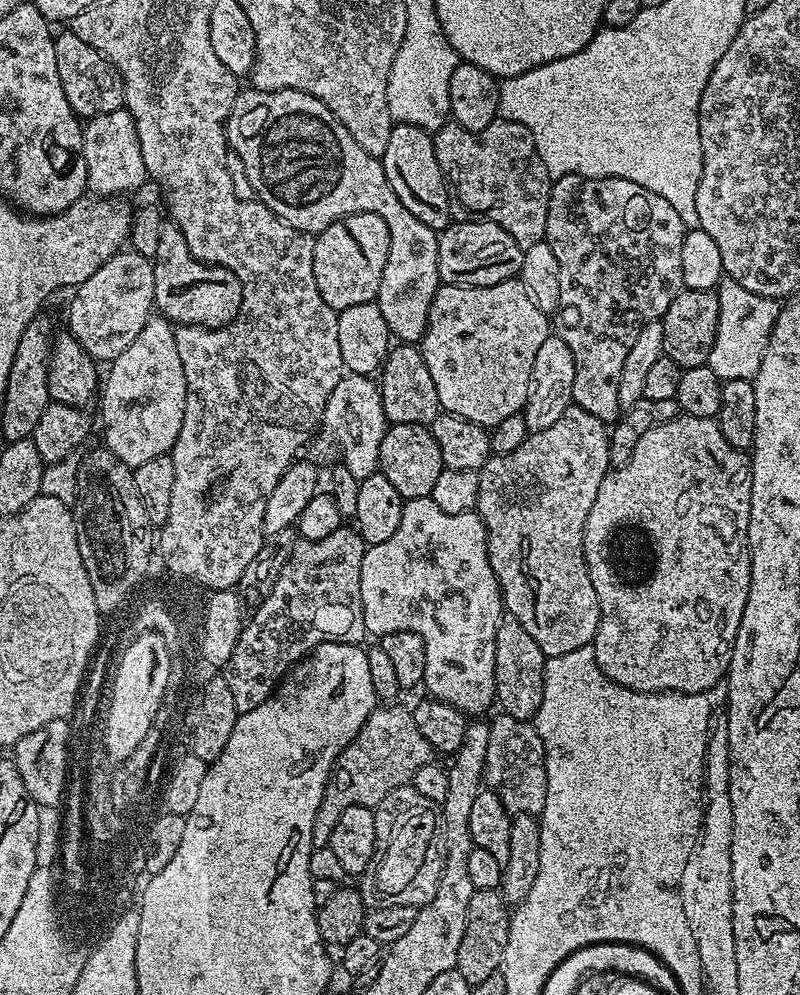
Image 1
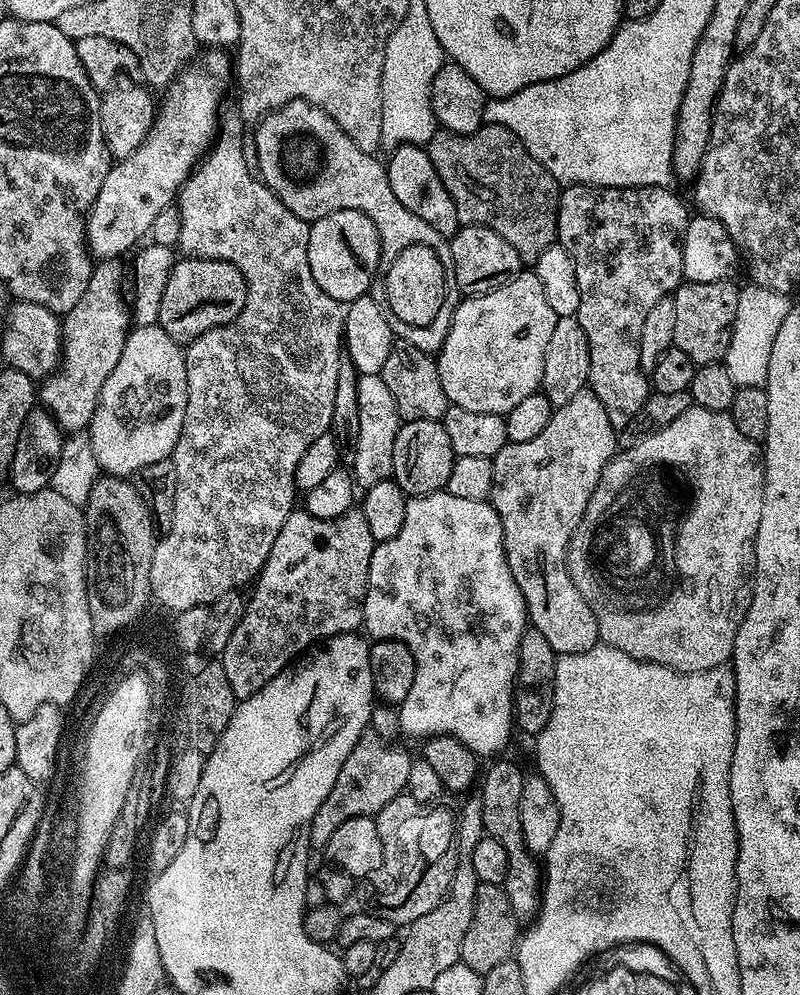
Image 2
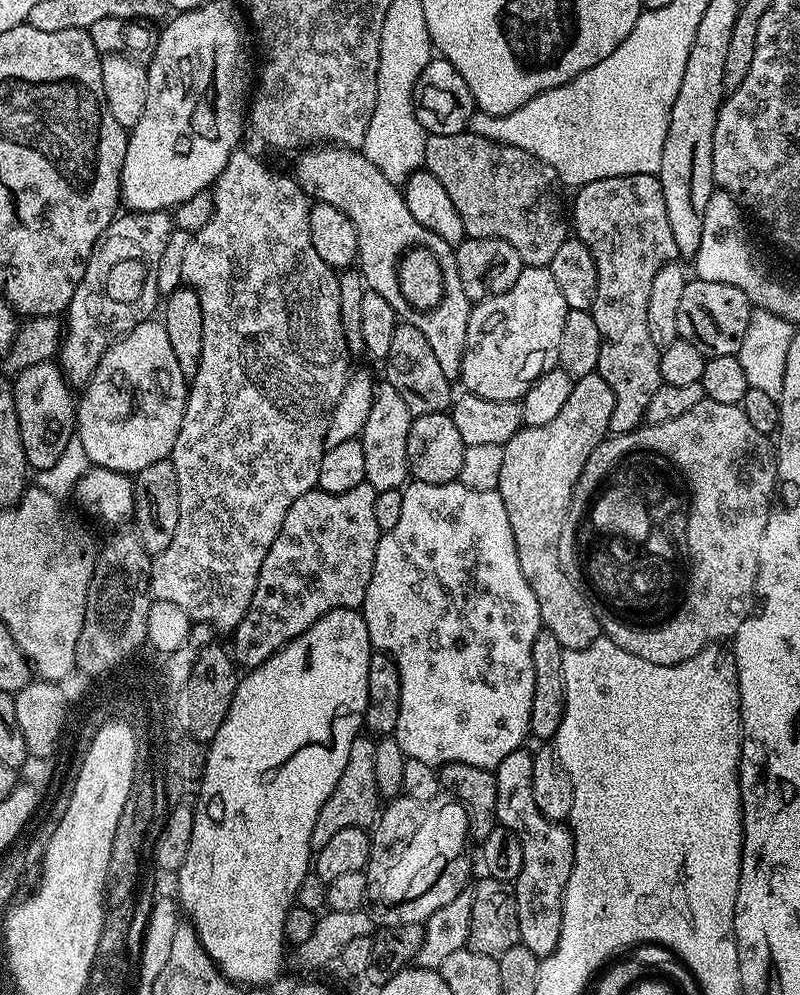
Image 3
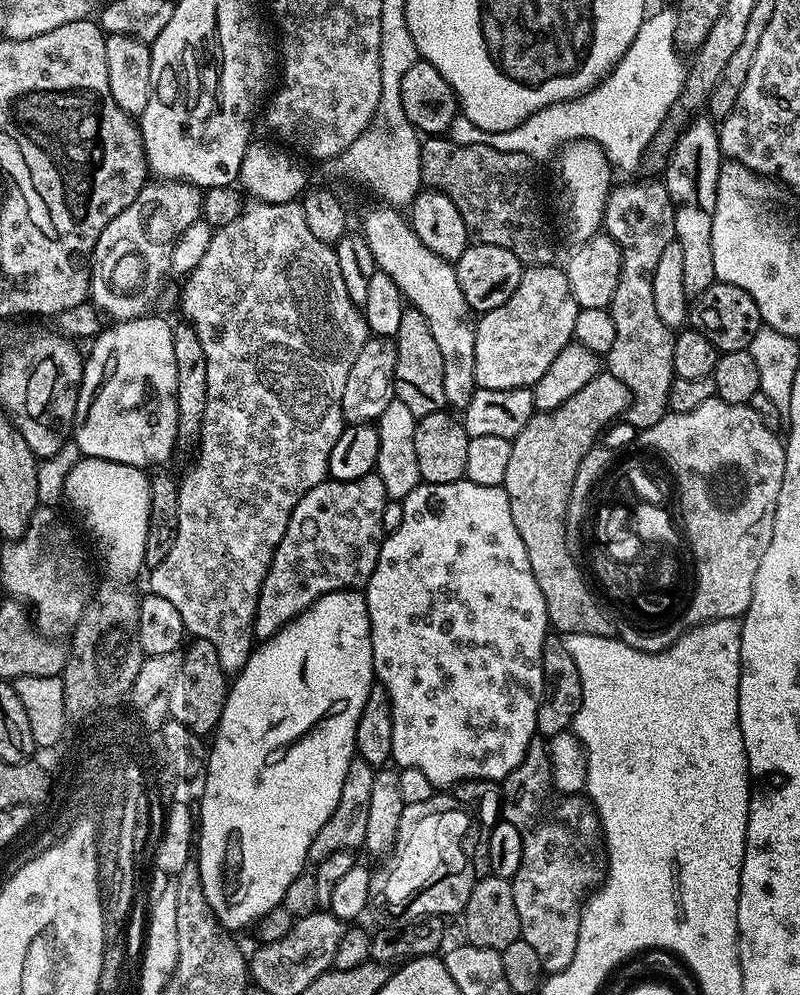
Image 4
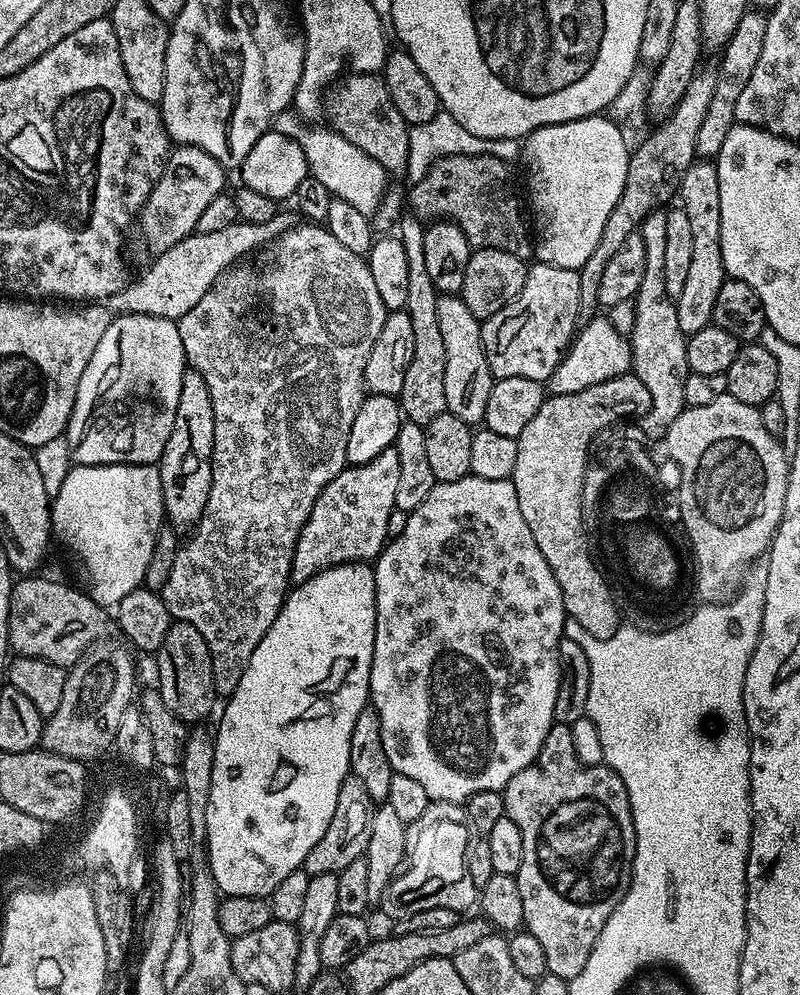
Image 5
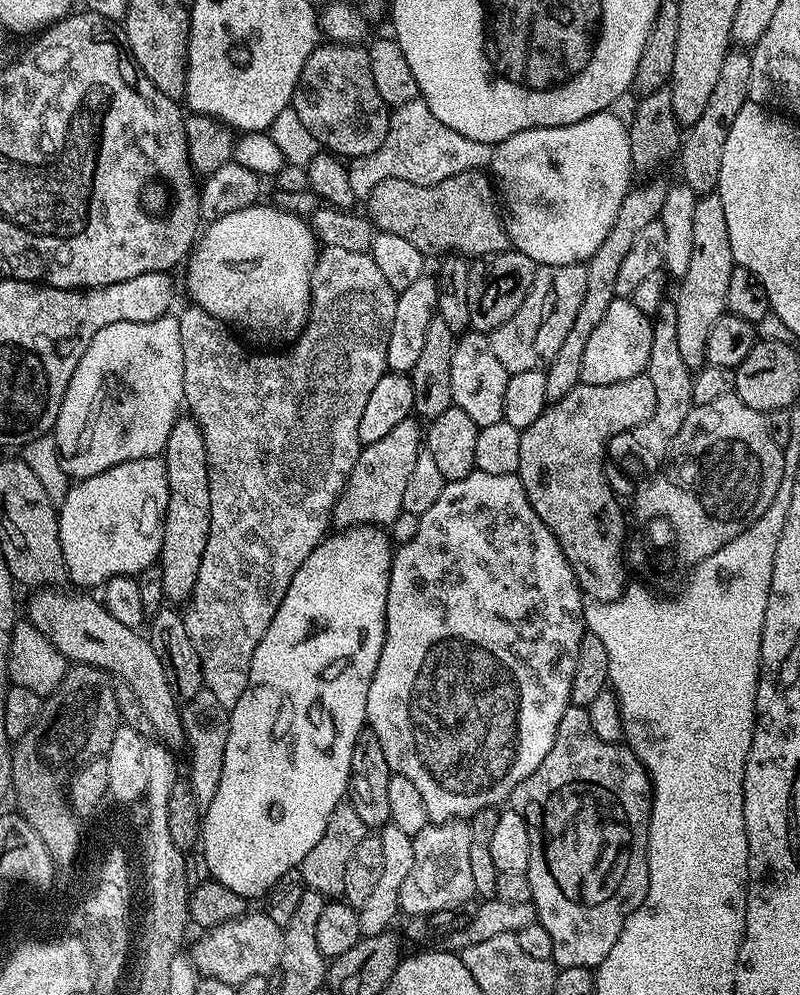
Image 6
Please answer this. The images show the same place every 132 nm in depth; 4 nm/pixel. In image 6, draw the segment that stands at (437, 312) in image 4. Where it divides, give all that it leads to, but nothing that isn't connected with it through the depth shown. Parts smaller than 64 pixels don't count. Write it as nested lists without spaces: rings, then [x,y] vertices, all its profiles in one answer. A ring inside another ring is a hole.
[[[469,330],[459,337],[454,346],[454,358],[450,358],[450,390],[452,391],[452,403],[455,407],[466,410],[466,415],[475,422],[477,428],[494,426],[504,418],[502,414],[502,397],[506,394],[506,382],[510,373],[498,357],[494,355],[494,346],[490,346],[488,336],[483,332]]]

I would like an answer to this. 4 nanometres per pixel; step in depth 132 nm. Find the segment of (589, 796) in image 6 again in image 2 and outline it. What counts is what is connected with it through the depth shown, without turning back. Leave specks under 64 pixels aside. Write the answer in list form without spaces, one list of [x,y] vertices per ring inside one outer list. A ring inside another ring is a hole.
[[[499,760],[492,762],[497,764],[492,764],[489,768],[487,765],[478,784],[478,795],[482,802],[482,822],[485,833],[502,842],[502,847],[506,850],[506,858],[510,858],[510,867],[506,870],[506,882],[502,887],[506,898],[510,898],[510,910],[514,910],[517,921],[527,926],[535,920],[536,913],[540,911],[542,868],[537,857],[533,856],[525,846],[518,822],[525,773],[520,773],[518,765],[511,764],[508,760]]]

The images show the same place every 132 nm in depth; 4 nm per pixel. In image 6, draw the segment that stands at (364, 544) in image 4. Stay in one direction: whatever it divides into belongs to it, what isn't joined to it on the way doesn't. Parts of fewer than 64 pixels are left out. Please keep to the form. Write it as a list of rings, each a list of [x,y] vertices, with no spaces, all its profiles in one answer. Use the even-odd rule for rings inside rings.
[[[409,418],[398,422],[398,426],[378,438],[378,442],[363,445],[358,462],[354,462],[354,470],[350,470],[350,478],[336,500],[331,523],[340,530],[354,528],[357,524],[390,526],[394,518],[404,511],[402,494],[406,491],[406,481],[414,470],[414,462],[418,462],[425,440],[421,421]]]

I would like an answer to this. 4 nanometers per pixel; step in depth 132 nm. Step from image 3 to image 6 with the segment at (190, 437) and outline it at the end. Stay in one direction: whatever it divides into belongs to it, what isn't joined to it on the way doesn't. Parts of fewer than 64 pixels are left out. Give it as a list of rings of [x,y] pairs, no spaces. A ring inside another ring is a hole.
[[[337,246],[321,247],[312,271],[312,308],[308,312],[308,321],[300,331],[298,339],[287,350],[273,351],[276,352],[273,356],[267,356],[264,352],[247,352],[231,336],[233,333],[213,316],[206,314],[206,310],[188,306],[184,313],[179,313],[184,404],[202,430],[210,478],[210,538],[206,538],[206,550],[202,550],[202,566],[198,566],[198,580],[194,582],[192,596],[183,605],[182,615],[186,622],[186,634],[190,634],[194,650],[198,650],[204,687],[208,688],[210,694],[214,694],[214,698],[218,698],[218,702],[222,702],[226,709],[232,709],[238,698],[242,698],[250,682],[250,662],[254,658],[254,650],[258,650],[258,642],[262,642],[278,606],[282,606],[282,598],[286,598],[286,590],[290,590],[290,582],[294,582],[298,566],[302,566],[302,562],[310,558],[310,554],[320,545],[321,540],[329,535],[336,500],[350,478],[350,470],[354,470],[354,462],[358,462],[362,447],[358,438],[358,421],[366,411],[366,402],[370,399],[374,386],[378,386],[380,379],[389,371],[386,350],[390,346],[390,326],[394,326],[397,295],[390,282],[386,282],[384,275],[378,271],[378,265],[367,251],[342,250]]]

